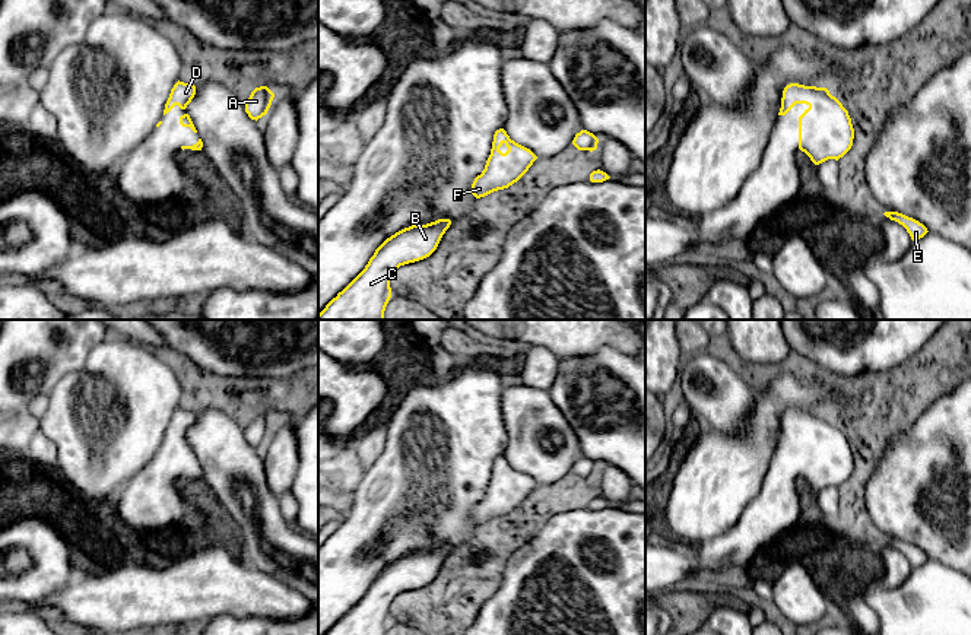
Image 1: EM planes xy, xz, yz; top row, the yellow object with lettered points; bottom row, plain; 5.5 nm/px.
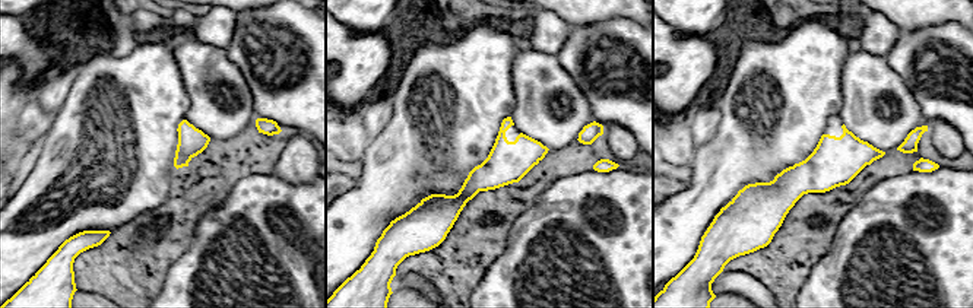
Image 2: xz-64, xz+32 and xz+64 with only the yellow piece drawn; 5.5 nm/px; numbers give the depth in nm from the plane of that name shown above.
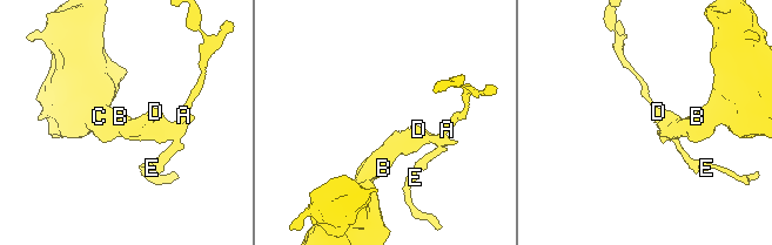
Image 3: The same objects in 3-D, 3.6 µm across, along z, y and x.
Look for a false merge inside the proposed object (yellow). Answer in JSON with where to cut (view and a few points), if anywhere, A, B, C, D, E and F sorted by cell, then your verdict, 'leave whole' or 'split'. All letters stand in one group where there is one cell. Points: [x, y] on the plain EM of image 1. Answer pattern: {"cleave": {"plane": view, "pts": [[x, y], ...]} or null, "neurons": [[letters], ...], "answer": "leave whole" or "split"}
{"cleave": null, "neurons": [["A", "B", "C", "D", "E", "F"]], "answer": "leave whole"}

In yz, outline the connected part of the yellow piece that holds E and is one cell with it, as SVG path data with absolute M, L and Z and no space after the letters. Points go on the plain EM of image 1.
M885 539L883 542L889 544L891 547L895 547L899 552L902 552L907 556L907 559L910 561L913 568L923 565L929 559L923 550L902 540Z

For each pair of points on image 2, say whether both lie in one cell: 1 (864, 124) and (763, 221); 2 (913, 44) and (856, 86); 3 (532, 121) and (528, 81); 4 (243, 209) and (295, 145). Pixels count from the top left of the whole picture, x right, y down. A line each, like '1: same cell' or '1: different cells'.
1: different cells
2: different cells
3: same cell
4: different cells

